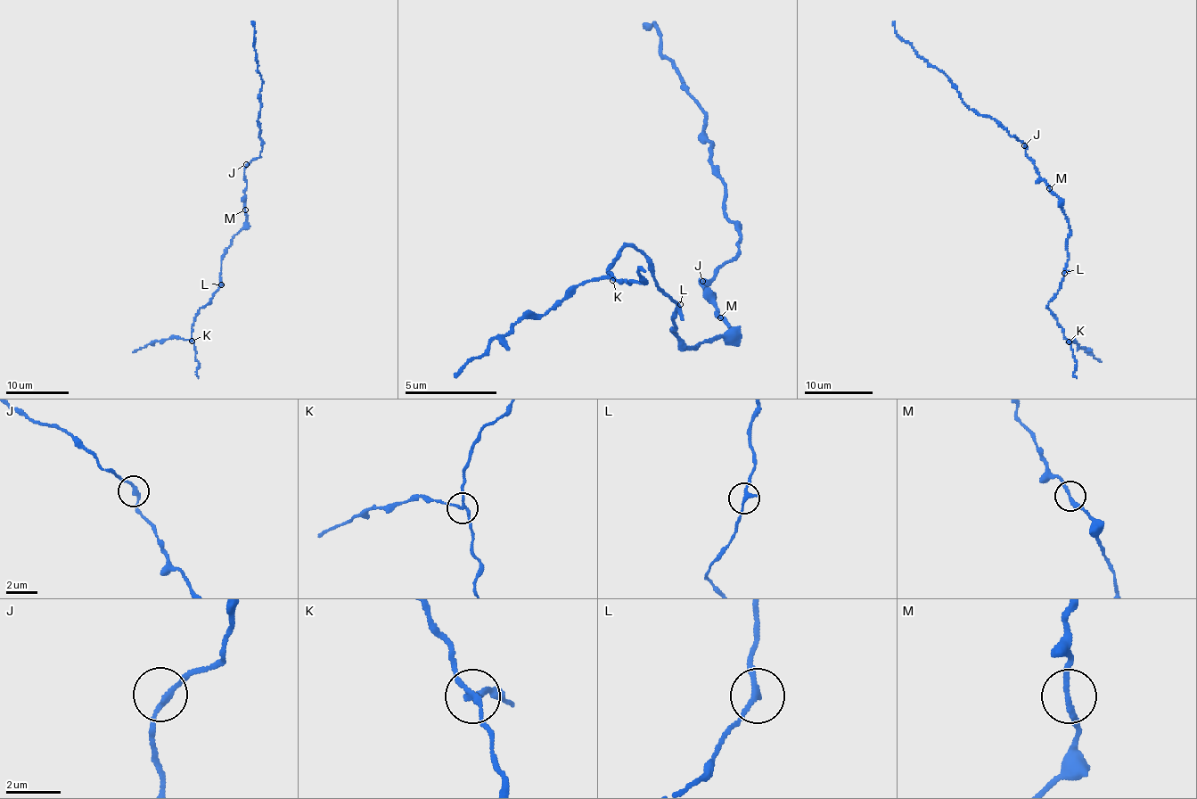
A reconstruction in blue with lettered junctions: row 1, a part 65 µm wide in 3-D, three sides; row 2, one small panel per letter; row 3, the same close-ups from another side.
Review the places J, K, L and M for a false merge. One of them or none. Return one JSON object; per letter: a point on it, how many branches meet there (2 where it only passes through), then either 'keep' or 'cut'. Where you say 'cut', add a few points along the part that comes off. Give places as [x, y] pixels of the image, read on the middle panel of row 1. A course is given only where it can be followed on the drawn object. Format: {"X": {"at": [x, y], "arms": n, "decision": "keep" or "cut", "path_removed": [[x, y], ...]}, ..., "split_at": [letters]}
{"J": {"at": [702, 281], "arms": 2, "decision": "keep"}, "K": {"at": [612, 280], "arms": 3, "decision": "cut", "path_removed": [[611, 281], [578, 282], [541, 314], [528, 313], [453, 376]]}, "L": {"at": [680, 304], "arms": 2, "decision": "keep"}, "M": {"at": [720, 317], "arms": 2, "decision": "keep"}, "split_at": ["K"]}

